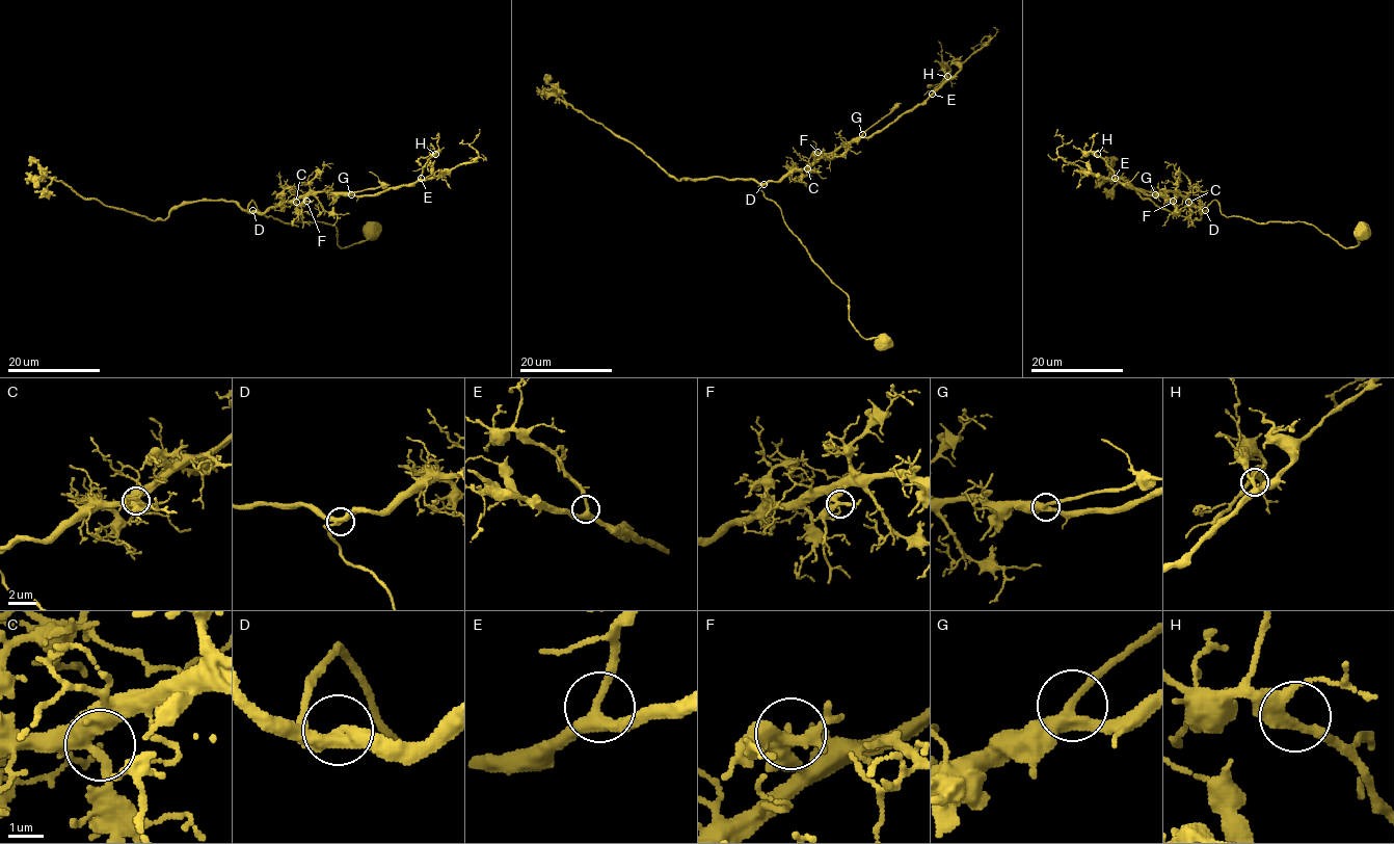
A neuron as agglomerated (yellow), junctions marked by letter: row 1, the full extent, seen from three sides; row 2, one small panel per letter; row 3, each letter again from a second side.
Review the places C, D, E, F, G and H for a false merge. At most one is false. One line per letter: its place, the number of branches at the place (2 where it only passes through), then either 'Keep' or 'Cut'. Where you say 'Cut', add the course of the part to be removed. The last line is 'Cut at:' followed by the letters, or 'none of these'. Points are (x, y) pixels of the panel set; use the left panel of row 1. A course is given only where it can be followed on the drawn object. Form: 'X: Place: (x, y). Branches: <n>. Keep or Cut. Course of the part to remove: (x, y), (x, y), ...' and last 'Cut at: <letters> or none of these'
C: Place: (296, 202). Branches: 3. Keep
D: Place: (252, 210). Branches: 3. Keep
E: Place: (421, 178). Branches: 3. Keep
F: Place: (306, 201). Branches: 3. Keep
G: Place: (351, 194). Branches: 3. Keep
H: Place: (435, 154). Branches: 3. Keep
Cut at: none of these

